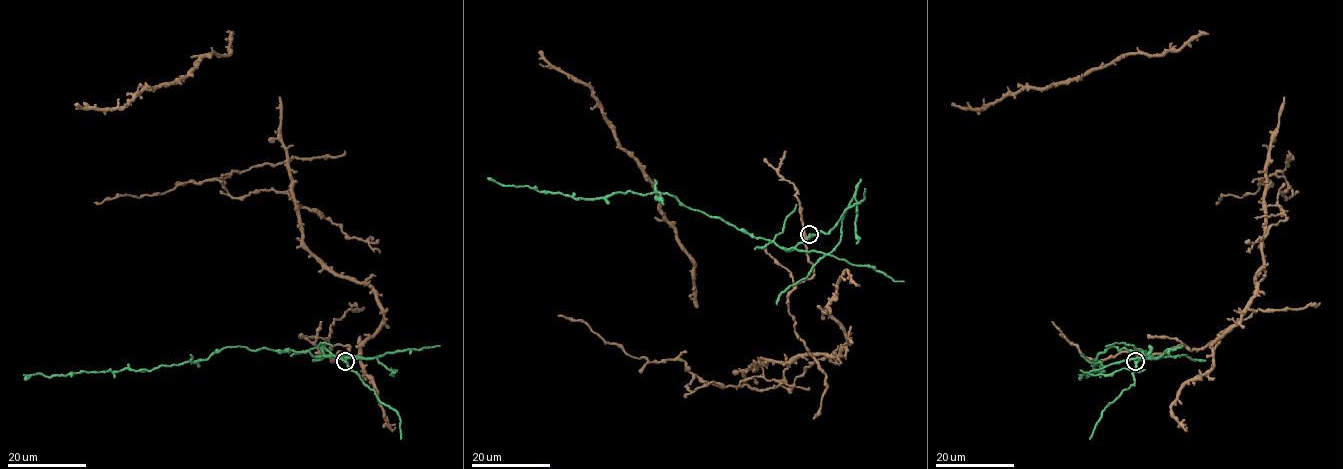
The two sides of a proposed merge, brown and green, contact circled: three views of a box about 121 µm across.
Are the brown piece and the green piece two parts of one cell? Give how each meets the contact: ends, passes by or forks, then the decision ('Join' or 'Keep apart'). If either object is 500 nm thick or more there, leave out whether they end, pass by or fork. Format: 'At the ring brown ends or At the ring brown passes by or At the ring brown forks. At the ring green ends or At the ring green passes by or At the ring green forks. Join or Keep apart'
At the ring brown ends. At the ring green passes by. Keep apart

